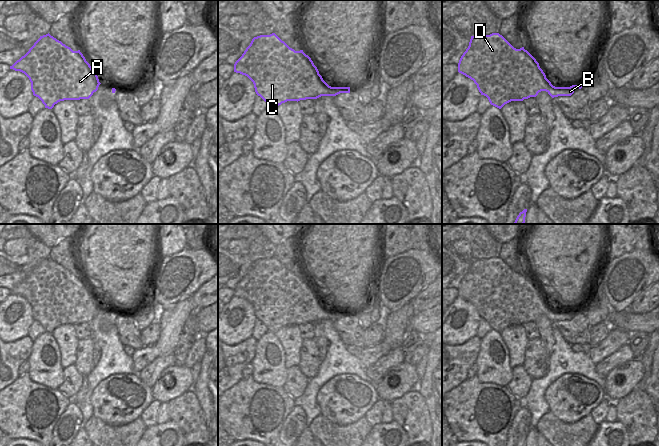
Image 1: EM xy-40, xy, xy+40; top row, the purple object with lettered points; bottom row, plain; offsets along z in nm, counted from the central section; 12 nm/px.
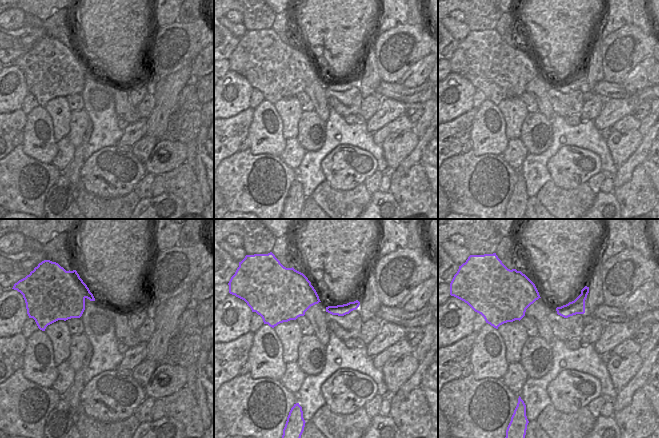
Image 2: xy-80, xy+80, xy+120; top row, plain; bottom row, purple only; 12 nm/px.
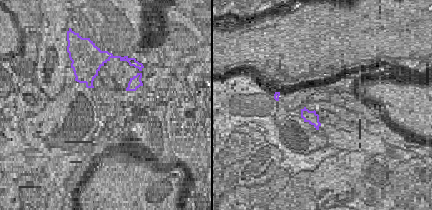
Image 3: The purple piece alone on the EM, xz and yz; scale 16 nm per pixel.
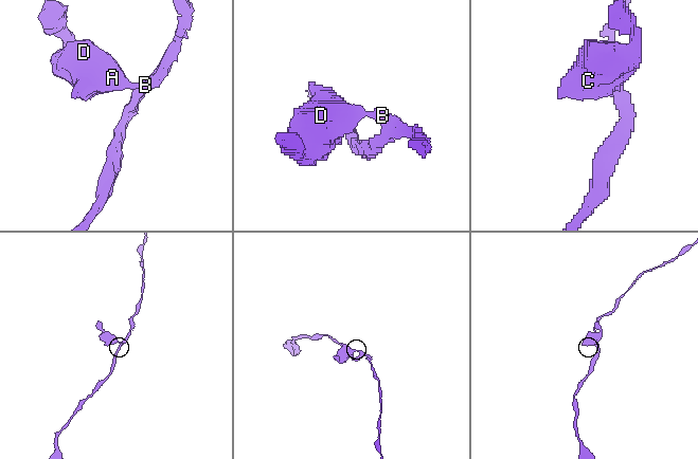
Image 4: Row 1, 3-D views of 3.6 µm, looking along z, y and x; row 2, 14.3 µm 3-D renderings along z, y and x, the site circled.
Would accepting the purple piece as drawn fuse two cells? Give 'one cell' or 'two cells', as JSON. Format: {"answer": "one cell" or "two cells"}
{"answer": "one cell"}

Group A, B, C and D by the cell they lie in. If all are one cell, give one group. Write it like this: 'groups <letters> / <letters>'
groups A B C D

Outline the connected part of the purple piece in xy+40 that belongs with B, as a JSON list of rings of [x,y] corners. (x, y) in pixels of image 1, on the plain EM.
[[[492,257],[490,259],[471,260],[469,270],[461,280],[458,287],[458,296],[474,305],[481,319],[488,322],[491,329],[501,333],[511,325],[523,325],[530,321],[536,321],[539,316],[546,315],[552,322],[558,320],[571,320],[574,315],[582,312],[582,308],[570,311],[555,311],[546,302],[536,283],[524,273],[514,272],[502,259]]]

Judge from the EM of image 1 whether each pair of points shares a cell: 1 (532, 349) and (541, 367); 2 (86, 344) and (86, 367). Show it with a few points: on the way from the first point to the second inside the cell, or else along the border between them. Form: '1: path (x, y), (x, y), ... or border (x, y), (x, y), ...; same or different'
1: path (535, 353), (537, 363); same
2: path (86, 350), (86, 361); same

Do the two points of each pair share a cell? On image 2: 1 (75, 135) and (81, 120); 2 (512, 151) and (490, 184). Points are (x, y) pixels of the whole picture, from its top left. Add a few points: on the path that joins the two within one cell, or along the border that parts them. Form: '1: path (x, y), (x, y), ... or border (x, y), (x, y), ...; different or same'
1: path (77, 131), (78, 124); same
2: border (501, 155), (510, 166), (518, 171); different

